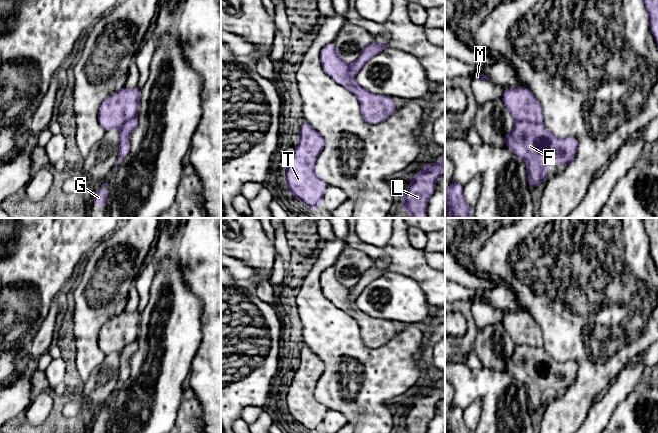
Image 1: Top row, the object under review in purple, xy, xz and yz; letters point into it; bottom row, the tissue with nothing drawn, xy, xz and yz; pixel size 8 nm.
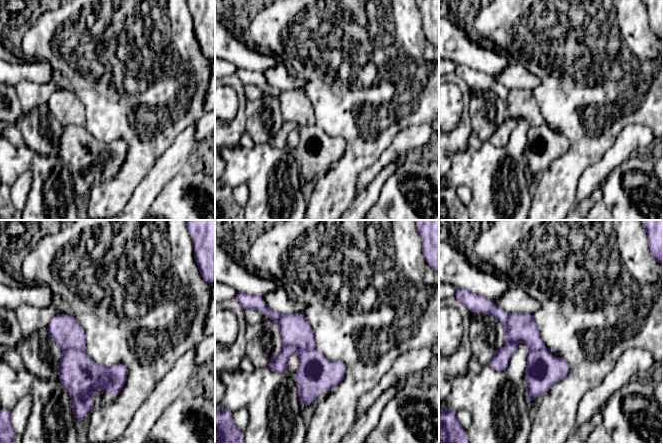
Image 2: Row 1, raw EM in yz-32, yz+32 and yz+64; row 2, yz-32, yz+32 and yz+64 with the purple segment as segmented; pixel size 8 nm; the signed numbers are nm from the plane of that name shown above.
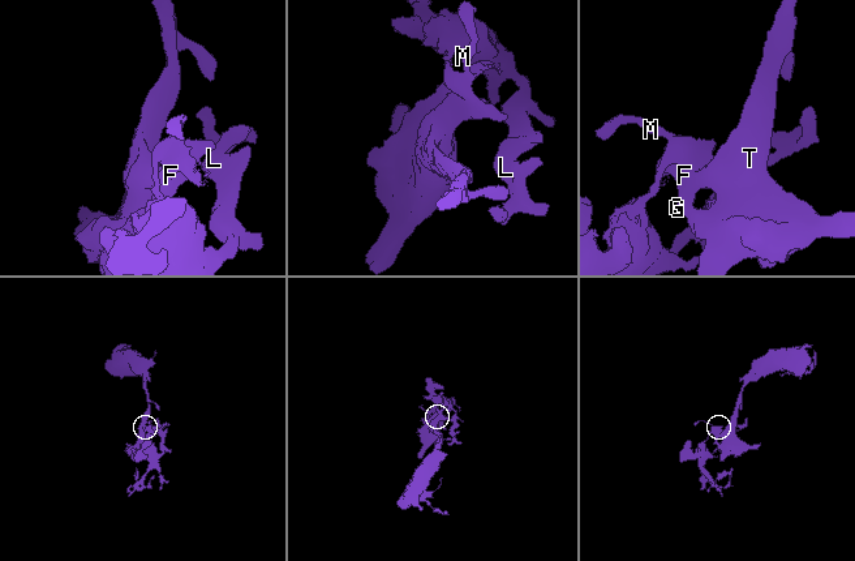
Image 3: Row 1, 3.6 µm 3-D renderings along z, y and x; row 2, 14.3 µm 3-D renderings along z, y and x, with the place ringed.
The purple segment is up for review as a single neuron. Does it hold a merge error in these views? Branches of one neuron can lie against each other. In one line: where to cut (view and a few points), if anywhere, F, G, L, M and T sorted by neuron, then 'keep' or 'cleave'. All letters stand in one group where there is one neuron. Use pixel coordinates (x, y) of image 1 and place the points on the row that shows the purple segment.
no cut; F G L M T; keep

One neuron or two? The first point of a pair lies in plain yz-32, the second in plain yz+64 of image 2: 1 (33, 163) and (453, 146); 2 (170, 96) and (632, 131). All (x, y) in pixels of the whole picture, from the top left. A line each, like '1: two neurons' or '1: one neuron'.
1: two neurons
2: two neurons

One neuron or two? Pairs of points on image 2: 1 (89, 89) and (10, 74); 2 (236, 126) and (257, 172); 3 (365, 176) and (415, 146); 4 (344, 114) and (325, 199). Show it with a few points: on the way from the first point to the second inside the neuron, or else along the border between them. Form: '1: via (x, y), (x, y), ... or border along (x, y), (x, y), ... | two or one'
1: border along (49, 62), (49, 82), (27, 80) | two
2: border along (225, 145), (240, 146) | two
3: via (377, 167), (396, 148), (403, 146) | one
4: via (353, 135), (353, 162), (341, 178) | one

